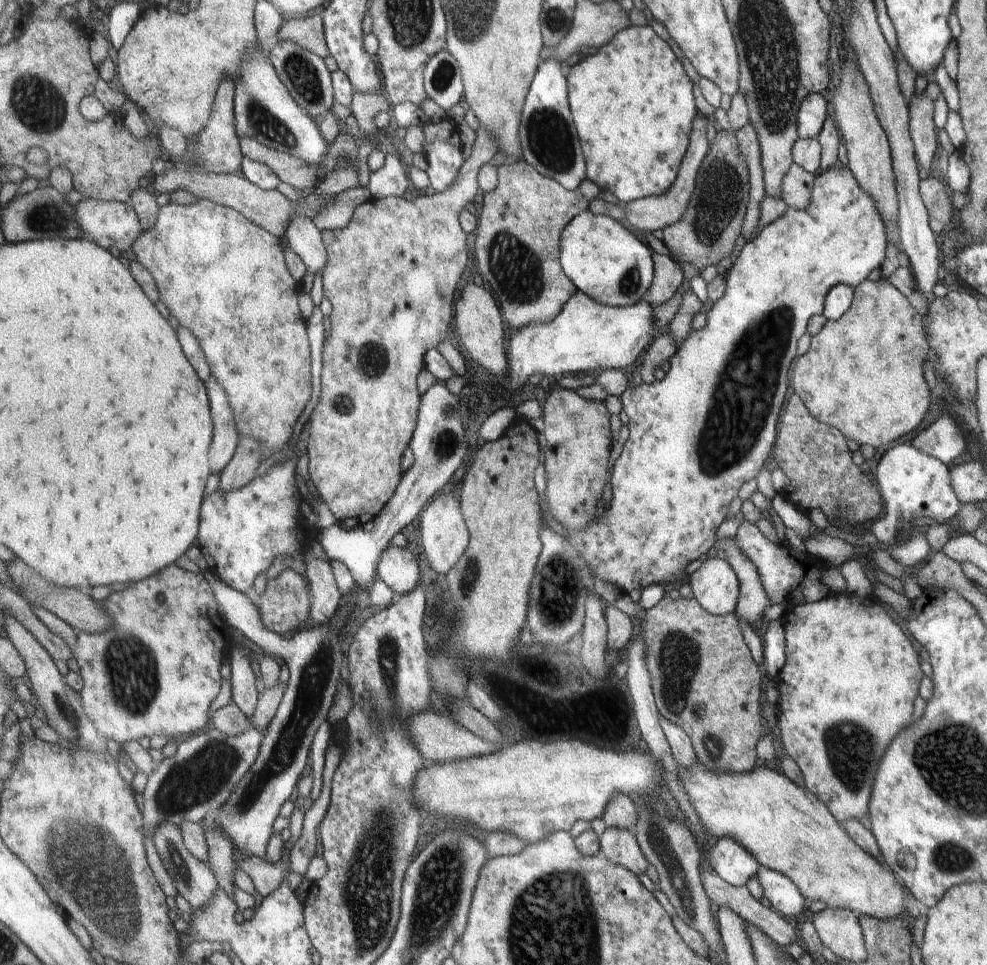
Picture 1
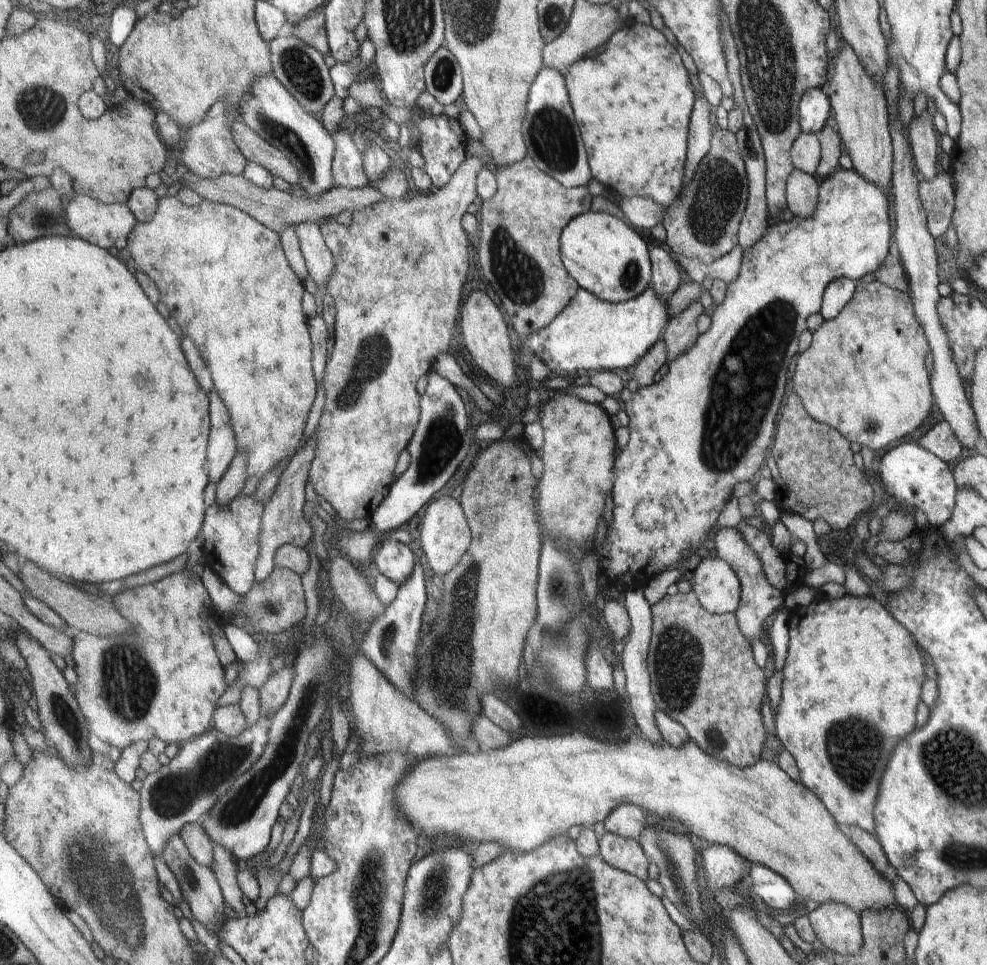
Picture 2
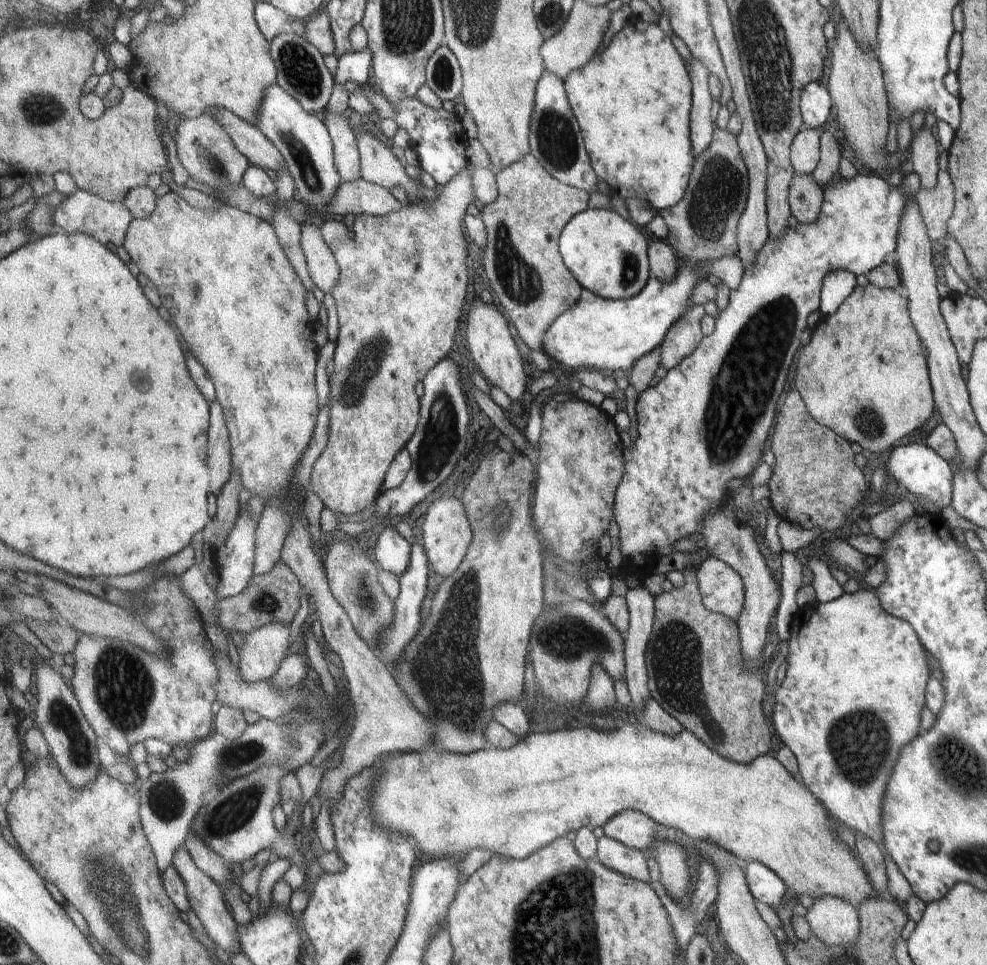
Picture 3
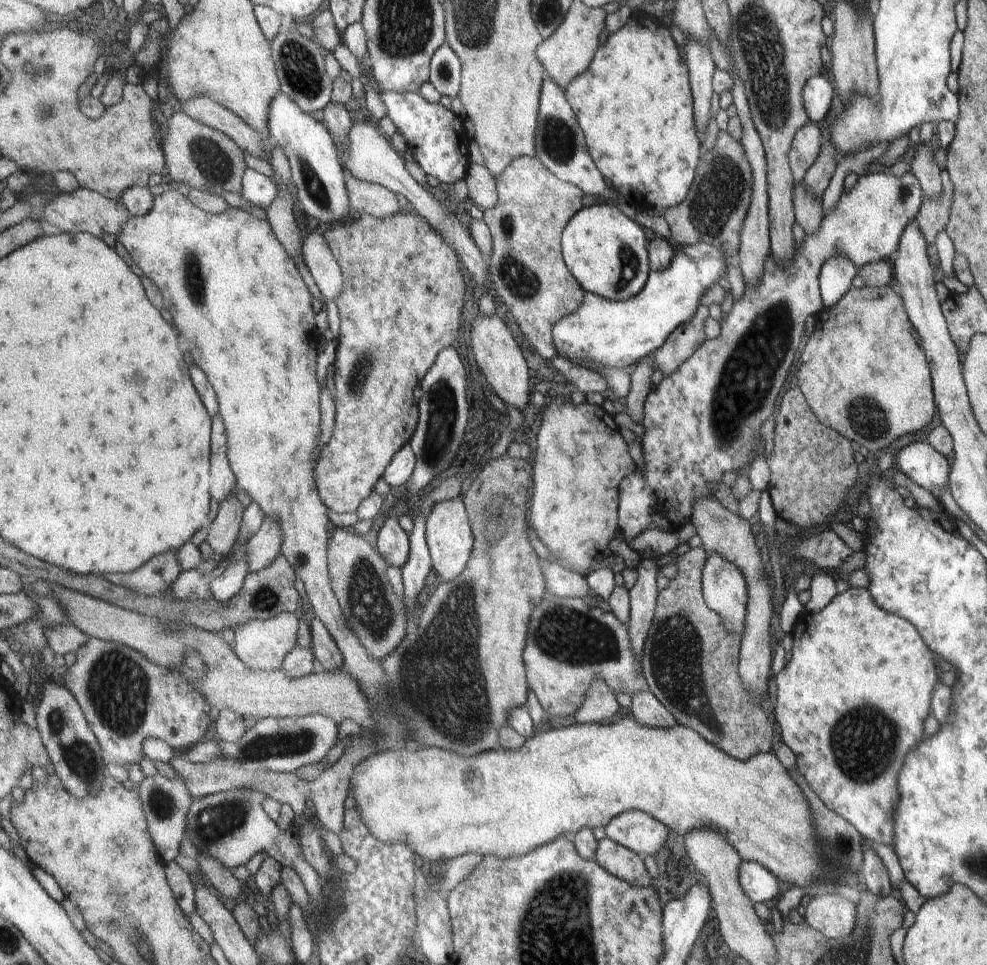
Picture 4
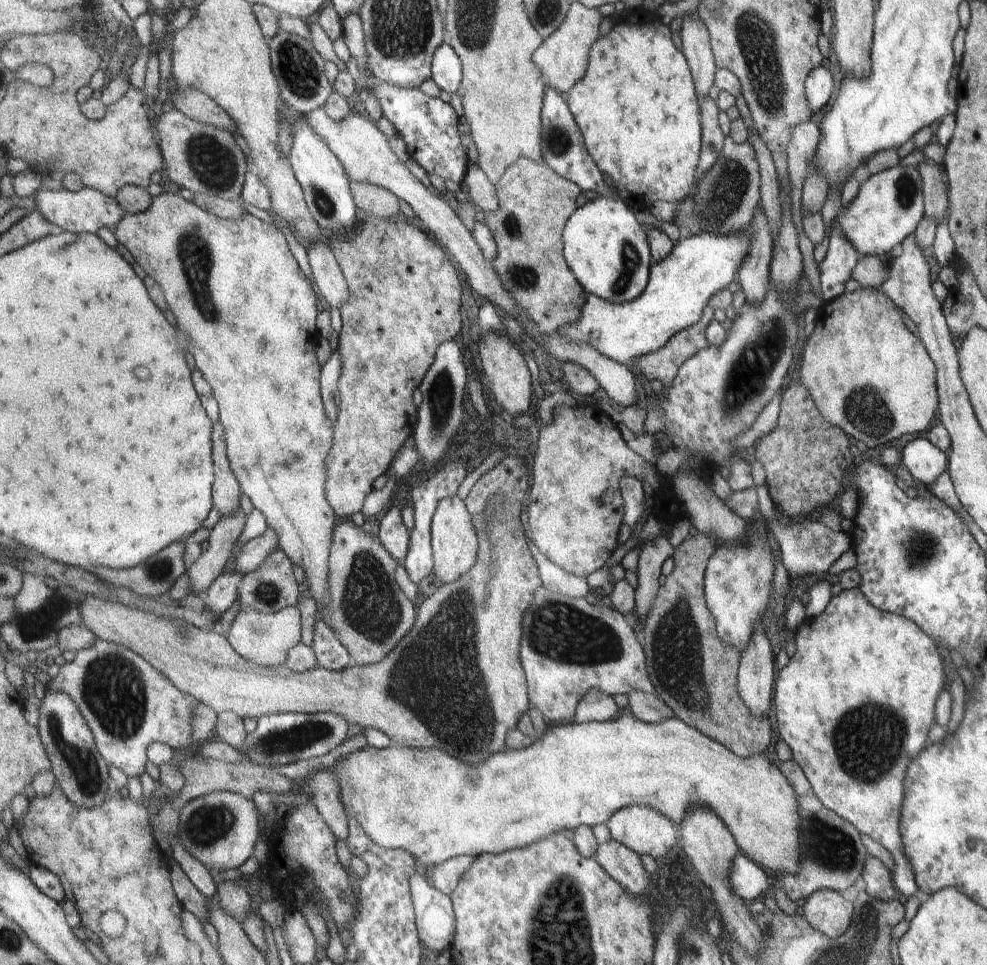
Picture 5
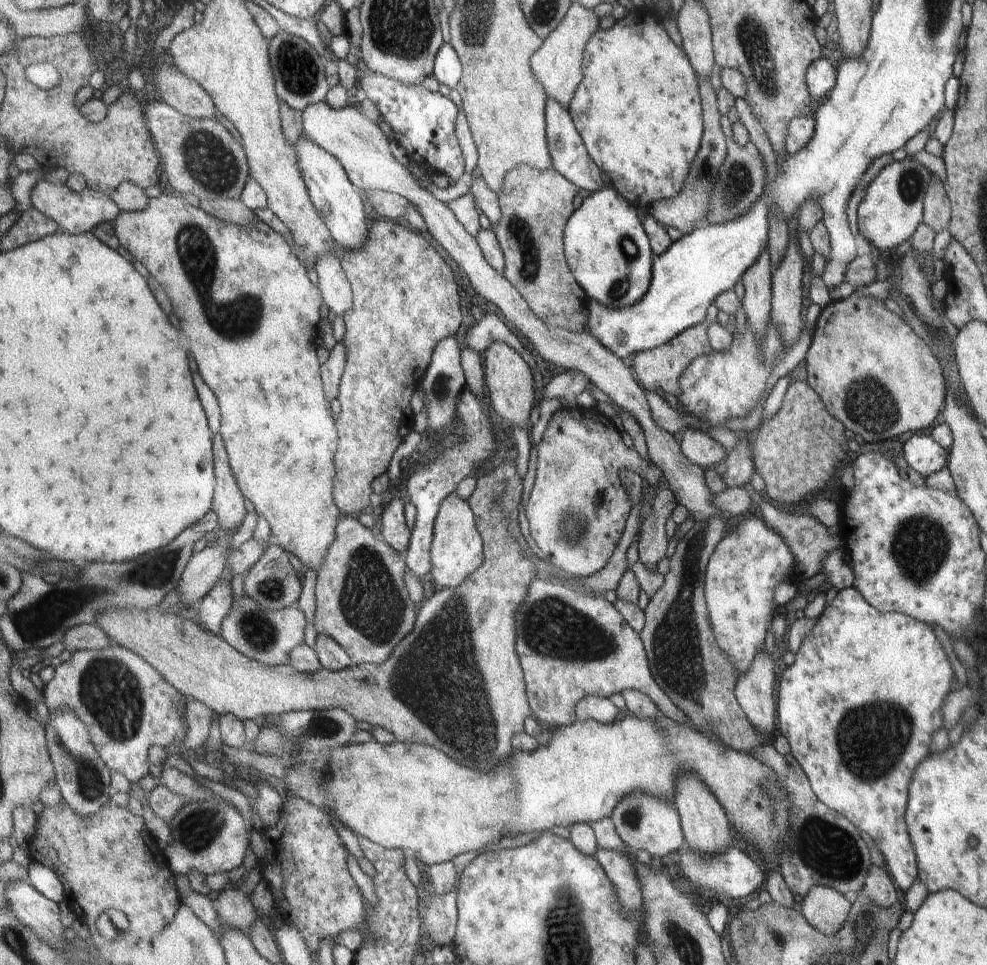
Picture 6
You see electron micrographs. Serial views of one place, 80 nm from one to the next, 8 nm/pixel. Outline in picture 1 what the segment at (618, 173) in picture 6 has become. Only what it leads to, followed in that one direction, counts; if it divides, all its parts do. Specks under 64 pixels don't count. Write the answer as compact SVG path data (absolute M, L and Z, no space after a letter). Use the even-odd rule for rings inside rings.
M648 25L631 26L618 32L609 44L602 46L594 55L575 60L566 77L571 90L571 110L575 112L583 152L587 152L587 178L601 190L609 188L607 191L613 192L621 204L665 195L678 179L690 147L694 120L700 115L693 96L693 82L689 80L681 60Z

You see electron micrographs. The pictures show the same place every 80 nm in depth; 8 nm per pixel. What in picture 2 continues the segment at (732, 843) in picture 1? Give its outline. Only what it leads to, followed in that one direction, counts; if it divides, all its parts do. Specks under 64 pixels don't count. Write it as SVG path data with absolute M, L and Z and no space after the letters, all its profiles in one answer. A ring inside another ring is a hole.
M704 845L701 852L703 872L708 891L715 894L721 887L733 887L742 881L745 868L743 858L727 846Z

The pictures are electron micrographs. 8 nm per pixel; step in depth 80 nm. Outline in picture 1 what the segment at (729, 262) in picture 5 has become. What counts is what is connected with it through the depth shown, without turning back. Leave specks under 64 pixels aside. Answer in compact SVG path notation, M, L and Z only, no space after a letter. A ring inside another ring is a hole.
M578 290L553 322L531 323L513 332L508 386L502 390L517 392L535 374L559 376L637 365L659 333L654 324L654 306L644 302L647 300L632 307L610 307Z

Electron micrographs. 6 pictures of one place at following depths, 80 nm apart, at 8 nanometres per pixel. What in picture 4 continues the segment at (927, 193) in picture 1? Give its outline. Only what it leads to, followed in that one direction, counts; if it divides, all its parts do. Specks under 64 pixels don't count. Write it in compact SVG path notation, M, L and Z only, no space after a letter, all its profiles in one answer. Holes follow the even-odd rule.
M945 170L940 171L940 193L936 197L921 199L914 221L917 223L927 244L934 242L939 231L943 231L948 221L948 212L952 203L952 182Z

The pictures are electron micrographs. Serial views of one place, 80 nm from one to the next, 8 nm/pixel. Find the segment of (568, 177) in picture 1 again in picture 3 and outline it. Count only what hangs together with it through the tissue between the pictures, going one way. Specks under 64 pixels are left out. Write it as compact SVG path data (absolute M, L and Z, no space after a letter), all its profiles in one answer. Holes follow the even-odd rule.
M546 71L542 80L539 80L537 96L535 98L535 114L531 120L531 149L532 156L535 156L543 168L554 178L582 190L593 193L599 192L597 182L598 173L595 172L591 158L585 150L583 132L577 118L573 116L570 98L567 96L566 84L559 76Z

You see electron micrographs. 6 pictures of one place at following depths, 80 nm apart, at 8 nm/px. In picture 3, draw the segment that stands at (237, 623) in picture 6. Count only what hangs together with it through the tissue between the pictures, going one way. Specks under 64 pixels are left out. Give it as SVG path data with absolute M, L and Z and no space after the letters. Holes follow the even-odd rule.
M273 622L267 624L255 632L245 634L245 646L243 650L239 650L241 672L243 672L243 680L247 682L260 682L261 680L269 680L281 669L283 660L289 655L289 632L290 624L285 622Z

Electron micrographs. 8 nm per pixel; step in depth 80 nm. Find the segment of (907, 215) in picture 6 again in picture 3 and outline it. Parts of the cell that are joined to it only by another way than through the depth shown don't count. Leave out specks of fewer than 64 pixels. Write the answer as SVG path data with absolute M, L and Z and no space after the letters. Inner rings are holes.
M907 173L902 176L901 184L896 187L892 187L887 183L885 175L871 174L857 174L849 180L843 180L837 177L827 186L823 186L822 190L822 204L819 210L819 216L813 224L797 224L795 230L787 229L783 230L781 238L777 240L771 240L767 238L767 242L763 244L761 250L757 250L757 256L755 256L755 262L751 268L745 268L742 270L743 276L739 286L735 290L729 292L729 302L727 306L723 307L716 313L714 317L714 330L711 336L704 336L699 342L699 347L689 356L684 358L683 362L679 366L669 371L666 376L660 381L645 390L636 401L636 416L637 416L637 435L632 447L625 449L625 474L621 476L621 482L619 482L619 488L615 492L615 504L613 504L613 520L618 526L618 541L619 547L622 552L622 576L636 576L641 583L653 574L652 566L661 556L669 556L673 554L673 544L683 540L693 534L700 534L702 531L702 521L707 517L707 514L715 514L719 511L719 500L723 498L725 494L725 484L727 480L731 478L738 478L744 480L749 478L753 472L753 468L757 466L759 458L761 458L761 452L765 446L765 440L767 440L767 432L771 428L771 424L774 423L775 404L779 398L779 394L785 386L785 379L787 376L790 362L793 360L793 355L800 345L800 336L803 330L806 328L806 319L812 312L815 312L819 308L820 304L820 289L821 280L827 272L833 270L845 270L852 273L855 277L858 274L867 274L872 269L877 268L884 263L885 257L893 253L896 248L897 238L897 226L899 226L899 218L901 218L901 212L903 208L907 208L907 202L911 202L911 198L915 198L920 188L919 178L914 173Z

